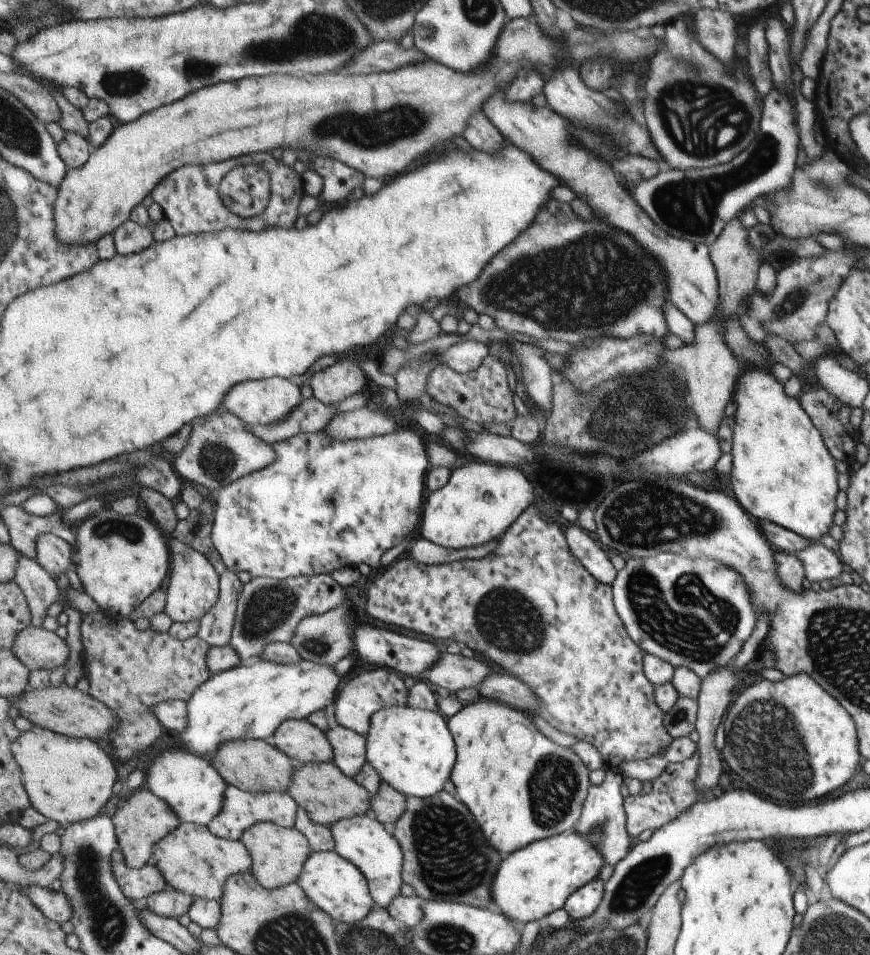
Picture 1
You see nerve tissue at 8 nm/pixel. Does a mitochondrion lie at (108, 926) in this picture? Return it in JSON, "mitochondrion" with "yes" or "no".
{"mitochondrion":"yes"}

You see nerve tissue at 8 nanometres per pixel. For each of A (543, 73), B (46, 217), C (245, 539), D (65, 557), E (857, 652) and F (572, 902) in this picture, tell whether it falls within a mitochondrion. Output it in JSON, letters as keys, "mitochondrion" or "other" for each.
{"A":"other","B":"other","C":"other","D":"other","E":"mitochondrion","F":"other"}

